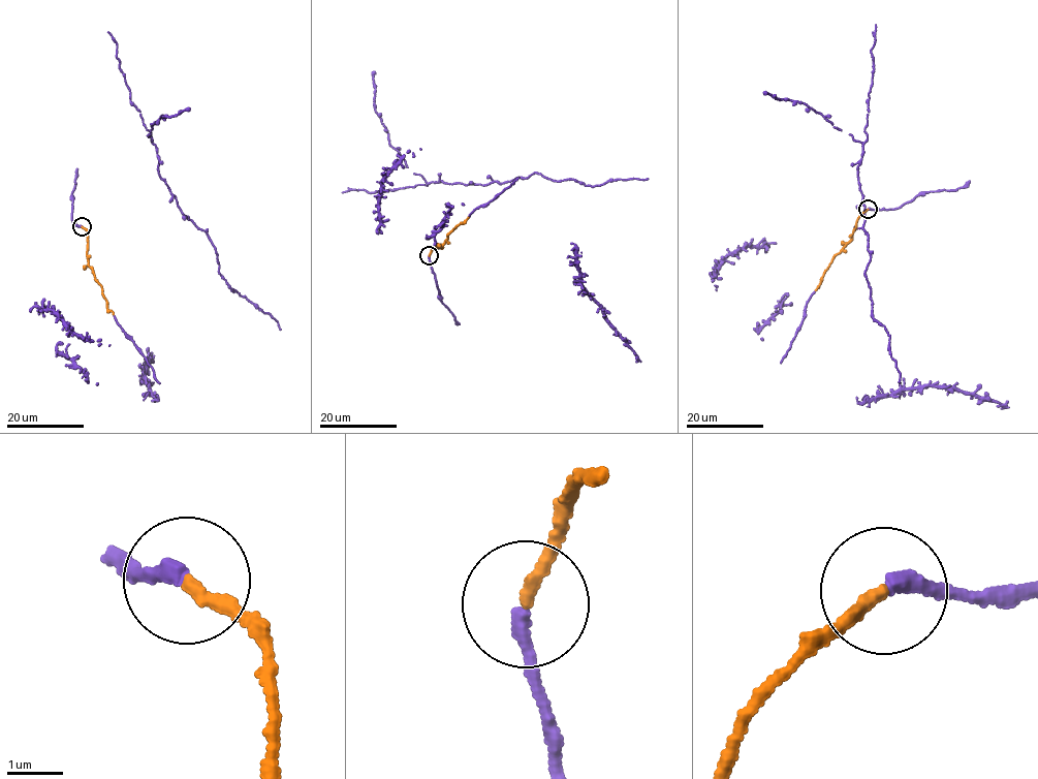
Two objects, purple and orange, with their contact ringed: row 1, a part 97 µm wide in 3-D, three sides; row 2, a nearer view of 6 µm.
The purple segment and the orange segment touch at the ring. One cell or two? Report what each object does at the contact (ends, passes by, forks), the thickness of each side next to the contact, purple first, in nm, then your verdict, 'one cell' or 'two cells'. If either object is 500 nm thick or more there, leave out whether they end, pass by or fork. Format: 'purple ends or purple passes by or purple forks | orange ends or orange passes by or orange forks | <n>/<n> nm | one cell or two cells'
purple ends | orange ends | 280/240 nm | one cell

